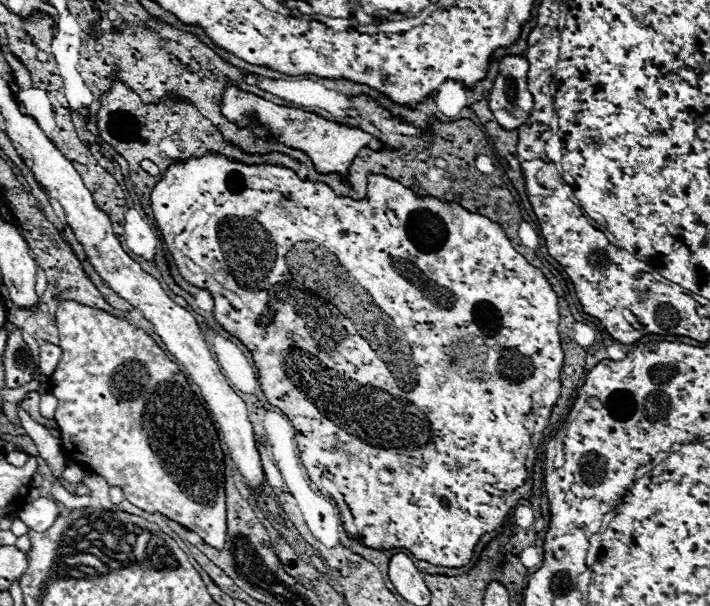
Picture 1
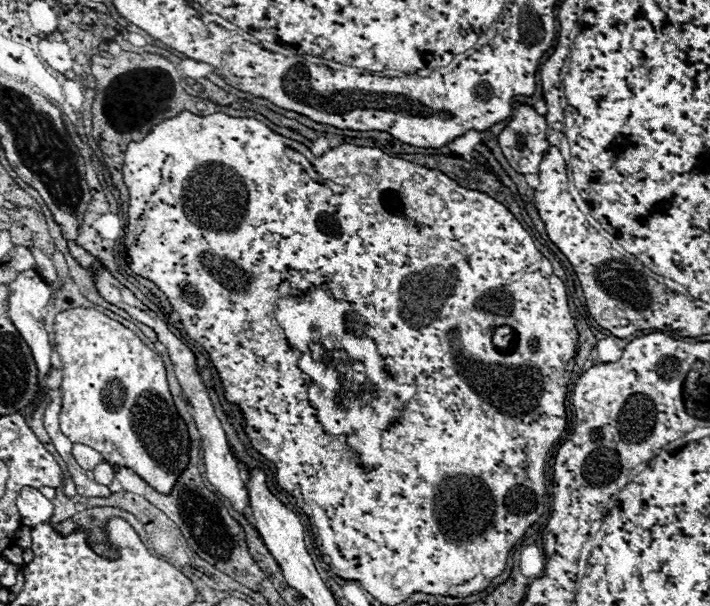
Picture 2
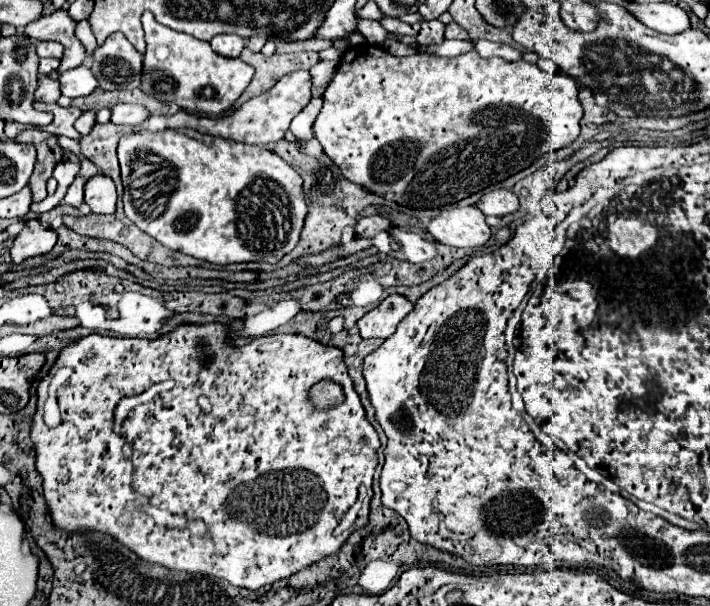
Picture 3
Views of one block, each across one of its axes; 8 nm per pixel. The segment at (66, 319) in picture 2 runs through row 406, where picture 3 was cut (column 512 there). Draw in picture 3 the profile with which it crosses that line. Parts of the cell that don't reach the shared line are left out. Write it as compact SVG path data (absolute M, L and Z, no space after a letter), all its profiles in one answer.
M360 44L352 46L350 50L344 52L338 70L328 84L324 96L324 108L320 110L312 130L318 142L322 144L322 150L330 156L330 160L342 170L342 176L368 192L382 196L386 200L392 200L400 206L406 208L442 208L448 204L456 204L462 198L468 198L480 190L486 190L490 186L500 184L502 180L510 178L512 174L528 168L540 154L548 154L554 150L560 150L568 144L572 144L578 134L580 134L580 118L582 118L582 106L578 102L578 84L574 78L568 74L556 74L548 76L544 70L540 70L536 64L528 64L524 60L518 62L508 62L500 58L482 58L474 50L454 56L454 58L440 58L440 56L428 56L428 54L414 54L414 56L392 56L380 46L370 46L370 44Z

